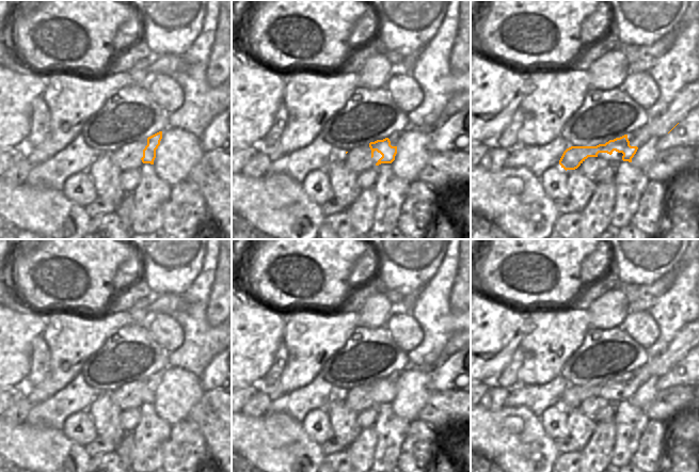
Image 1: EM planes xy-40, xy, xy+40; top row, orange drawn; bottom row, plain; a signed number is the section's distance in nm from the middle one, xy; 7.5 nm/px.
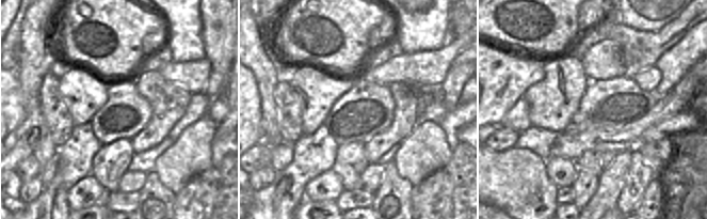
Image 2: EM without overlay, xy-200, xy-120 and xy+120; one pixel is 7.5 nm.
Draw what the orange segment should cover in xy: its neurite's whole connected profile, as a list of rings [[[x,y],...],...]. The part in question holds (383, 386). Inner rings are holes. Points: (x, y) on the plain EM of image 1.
[[[396,371],[388,377],[369,382],[369,387],[371,389],[371,397],[374,396],[375,390],[382,394],[376,405],[381,403],[392,403],[395,399],[395,395],[397,393],[397,382],[399,380],[400,374],[401,371]]]

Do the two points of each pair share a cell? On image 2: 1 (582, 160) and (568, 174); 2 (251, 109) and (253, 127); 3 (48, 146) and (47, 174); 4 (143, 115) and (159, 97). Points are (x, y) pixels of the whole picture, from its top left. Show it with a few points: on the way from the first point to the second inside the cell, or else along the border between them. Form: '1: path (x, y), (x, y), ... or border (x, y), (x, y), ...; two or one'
1: border (574, 160), (577, 166); two
2: path (251, 113), (251, 123); one
3: border (55, 153), (39, 169); two
4: border (135, 85), (151, 110), (151, 118), (142, 130); two

